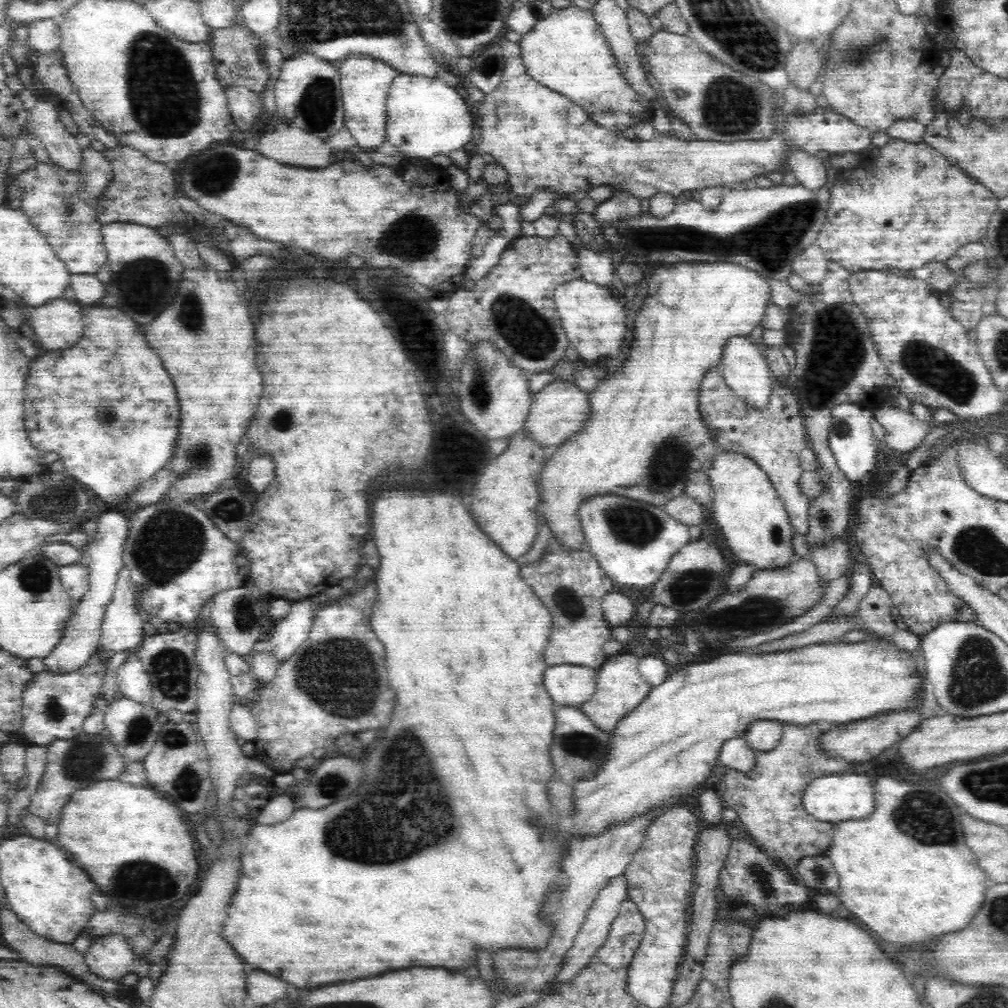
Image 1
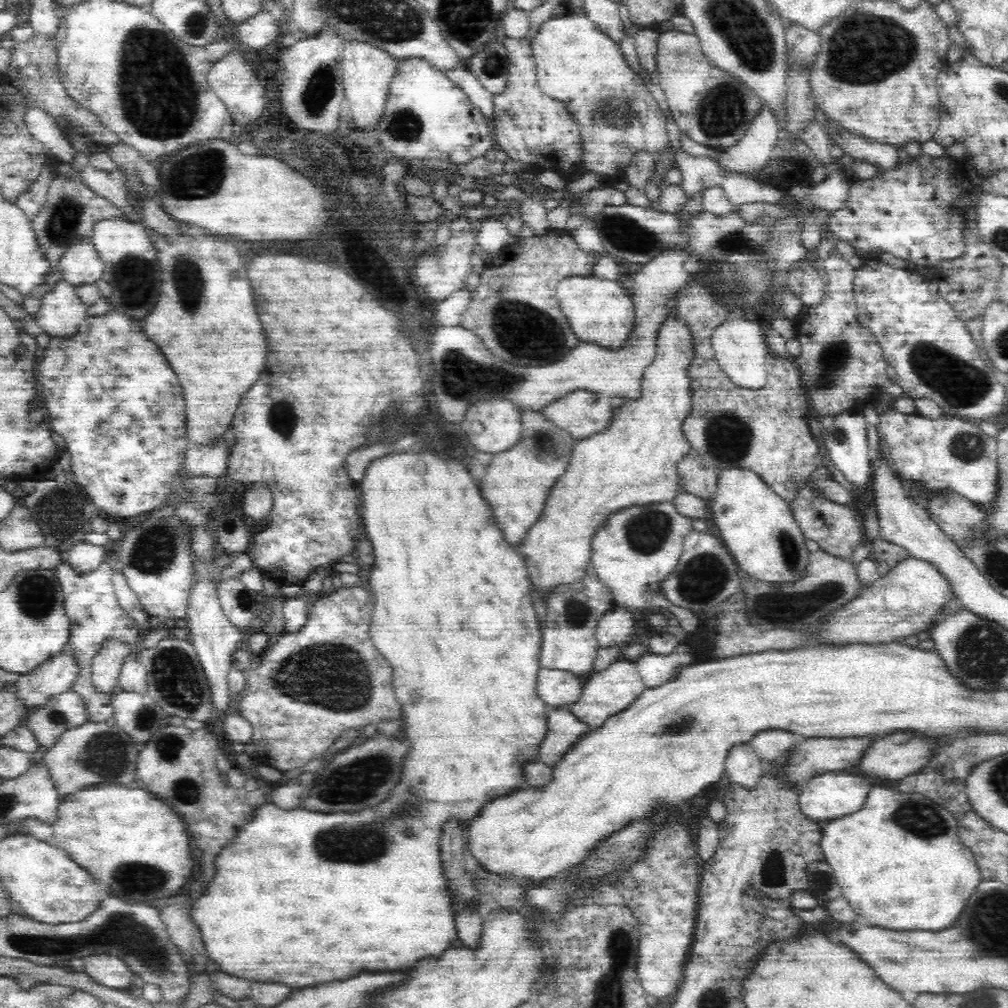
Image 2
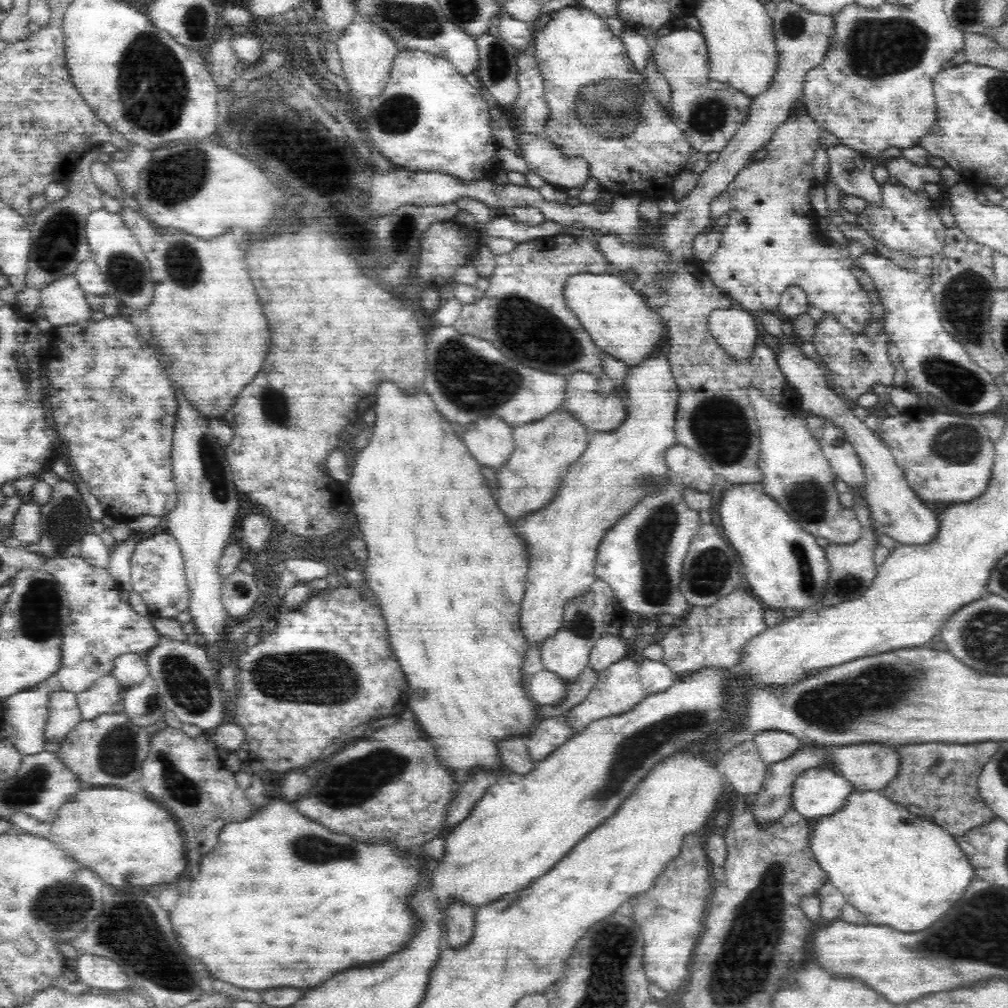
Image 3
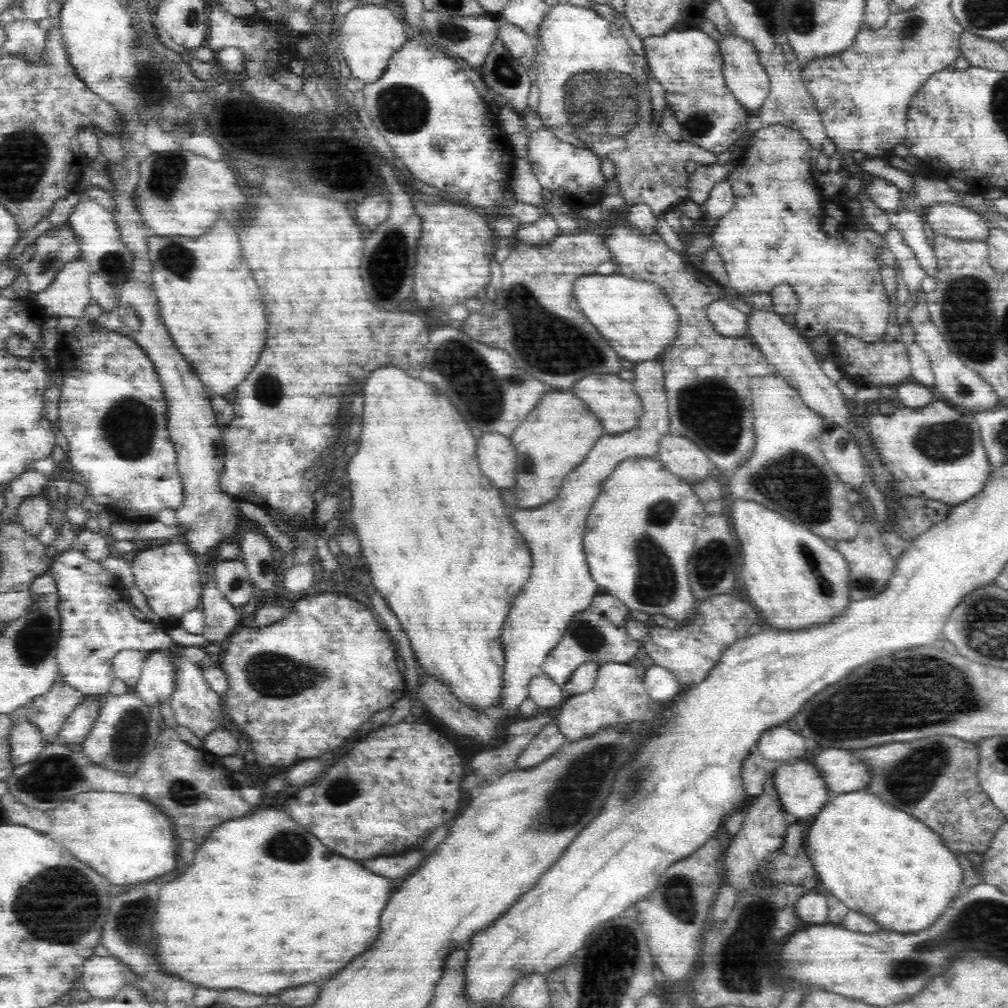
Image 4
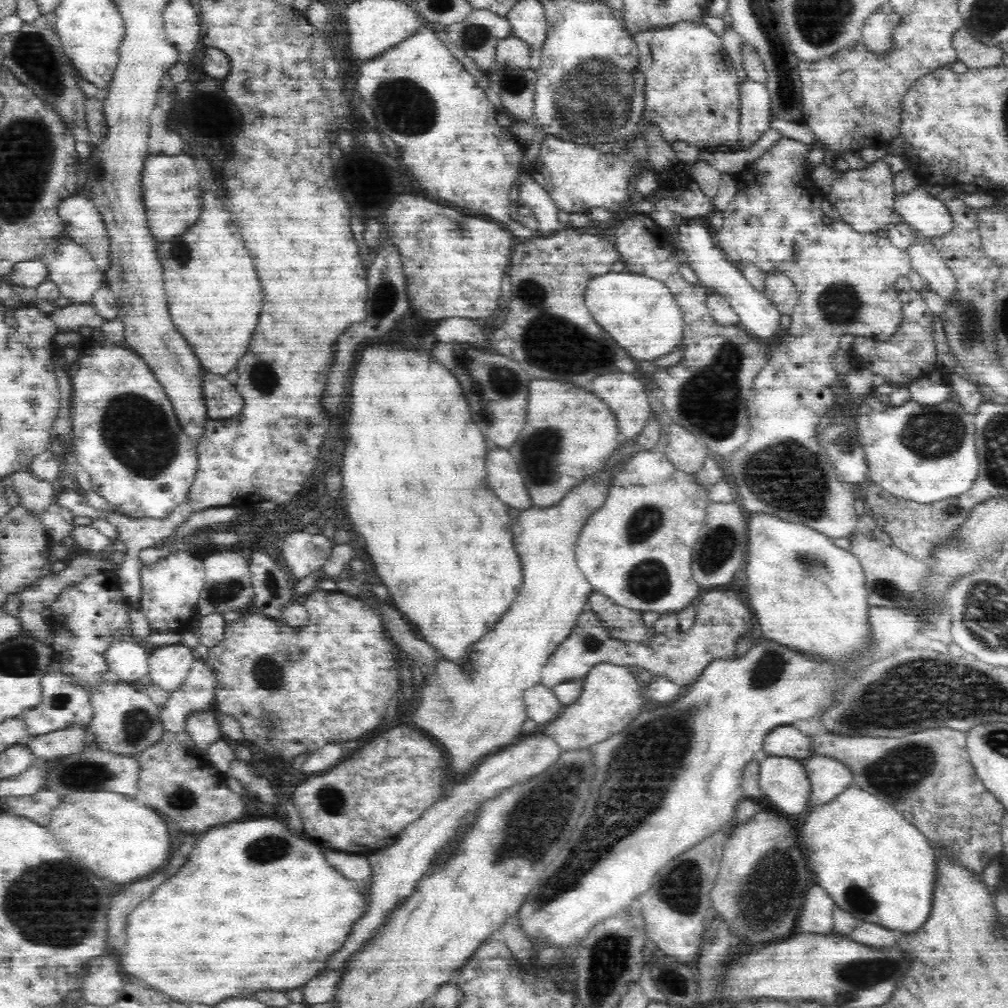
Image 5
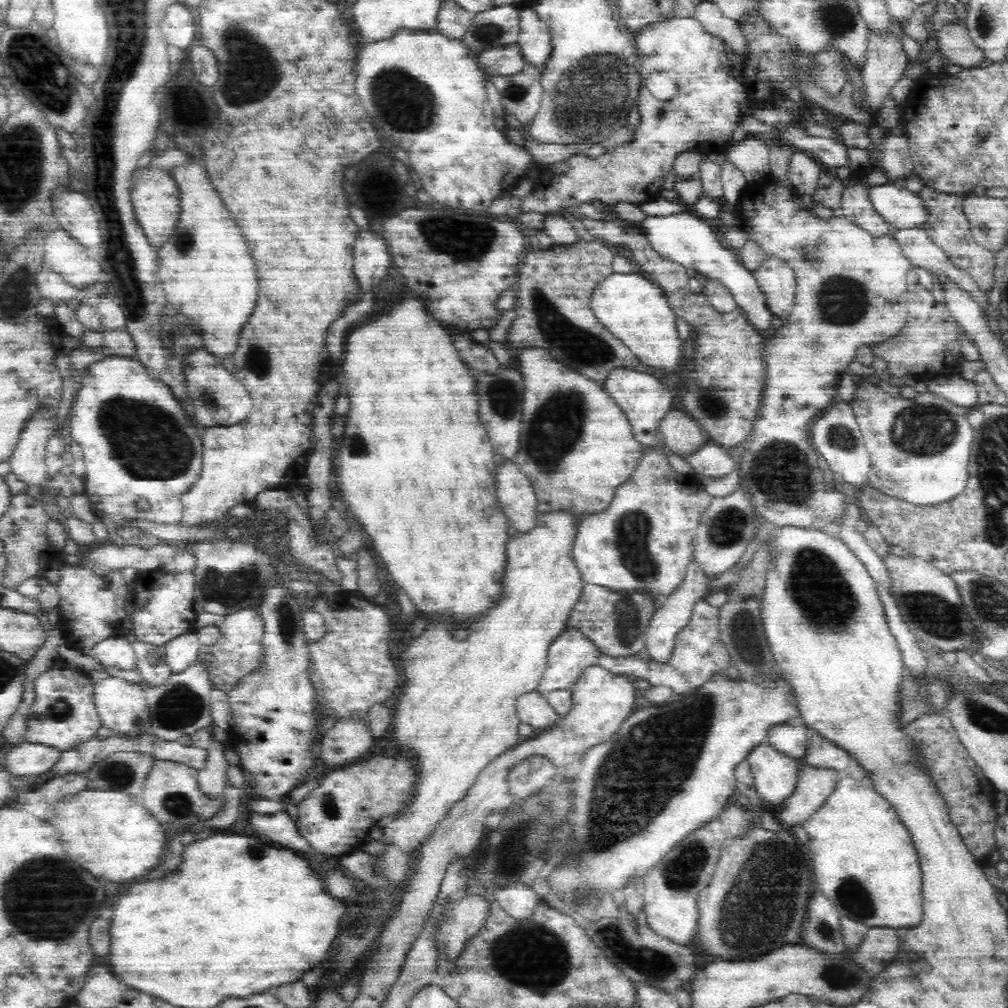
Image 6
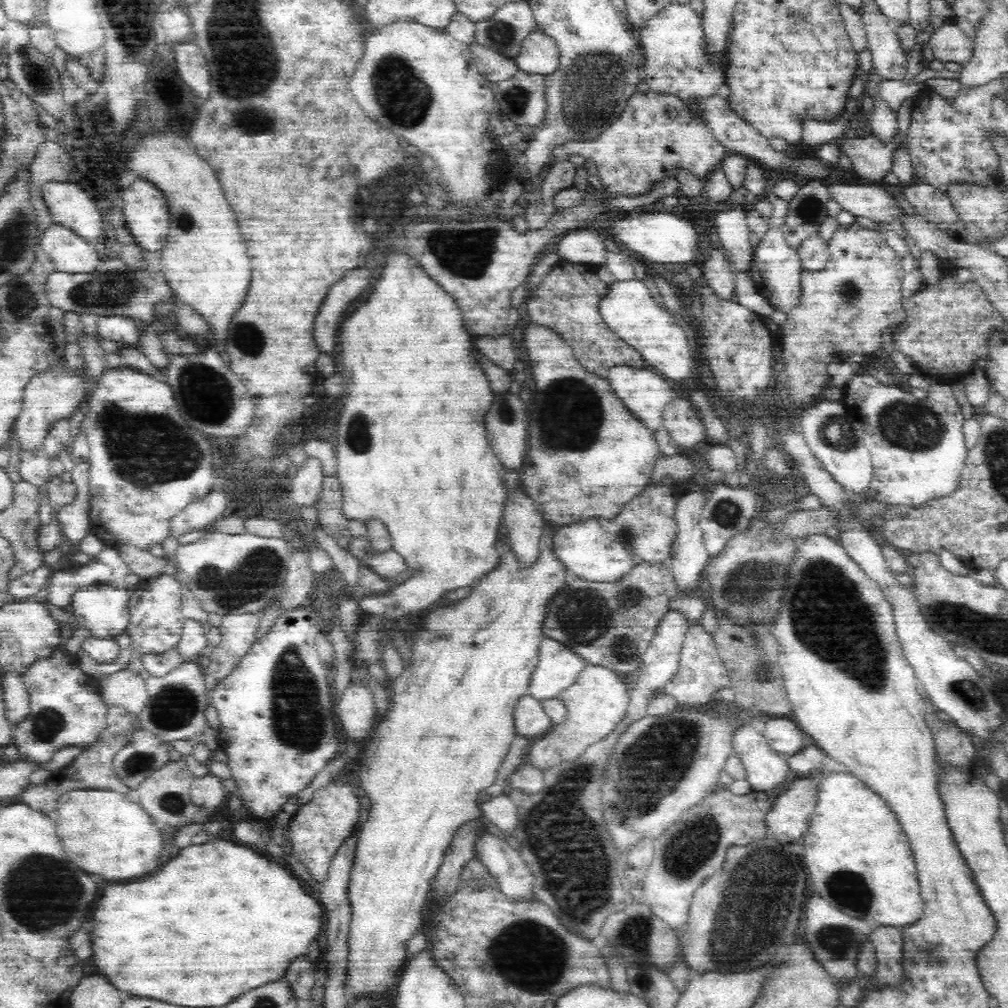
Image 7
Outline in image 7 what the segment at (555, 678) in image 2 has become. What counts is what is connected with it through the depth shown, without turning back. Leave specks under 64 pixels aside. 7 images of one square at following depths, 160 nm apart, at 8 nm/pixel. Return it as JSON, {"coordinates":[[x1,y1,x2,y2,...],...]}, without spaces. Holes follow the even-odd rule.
{"coordinates":[[528,693,518,698,512,719,515,735,522,736,530,742,544,737,553,726,544,713,541,702]]}

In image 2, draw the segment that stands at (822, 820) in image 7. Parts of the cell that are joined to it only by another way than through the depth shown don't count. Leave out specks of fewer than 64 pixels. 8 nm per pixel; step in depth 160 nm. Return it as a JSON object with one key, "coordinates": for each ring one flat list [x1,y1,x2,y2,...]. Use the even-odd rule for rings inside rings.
{"coordinates":[[874,788,872,792,868,792,864,802,862,802,862,806,858,810,821,823,820,841,817,843,817,846,824,853,824,861,832,869,836,882,841,888,842,896,848,899,852,908,861,918,866,920,867,924,874,926,886,926,889,929,905,931,938,930,944,928,944,926,948,926,956,918,956,914,960,914,966,898,974,892,976,884,981,879,975,858,972,852,965,849,962,842,960,842,958,824,956,824,956,820,952,820,950,813,947,813,942,807,934,805,932,801,922,796,904,796,904,794,896,794,892,790,886,790,886,788]]}

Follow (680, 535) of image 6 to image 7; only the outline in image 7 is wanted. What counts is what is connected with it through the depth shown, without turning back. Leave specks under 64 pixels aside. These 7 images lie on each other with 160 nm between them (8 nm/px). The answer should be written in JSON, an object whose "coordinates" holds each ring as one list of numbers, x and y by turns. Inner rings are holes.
{"coordinates":[[664,484,653,489,648,486,636,500,626,505,616,520,592,518,590,521,555,527,549,539,550,551,568,572,596,581,618,578,640,558,666,558,676,532,672,510,676,496,673,484,672,487]]}

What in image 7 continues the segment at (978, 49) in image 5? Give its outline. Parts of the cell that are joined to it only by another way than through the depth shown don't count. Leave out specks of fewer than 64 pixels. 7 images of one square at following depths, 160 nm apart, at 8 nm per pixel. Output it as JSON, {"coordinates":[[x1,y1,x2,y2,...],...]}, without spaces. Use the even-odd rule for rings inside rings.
{"coordinates":[[944,23,930,36,929,44,933,48,936,58,943,63,965,63,973,54,973,42,958,26]]}

